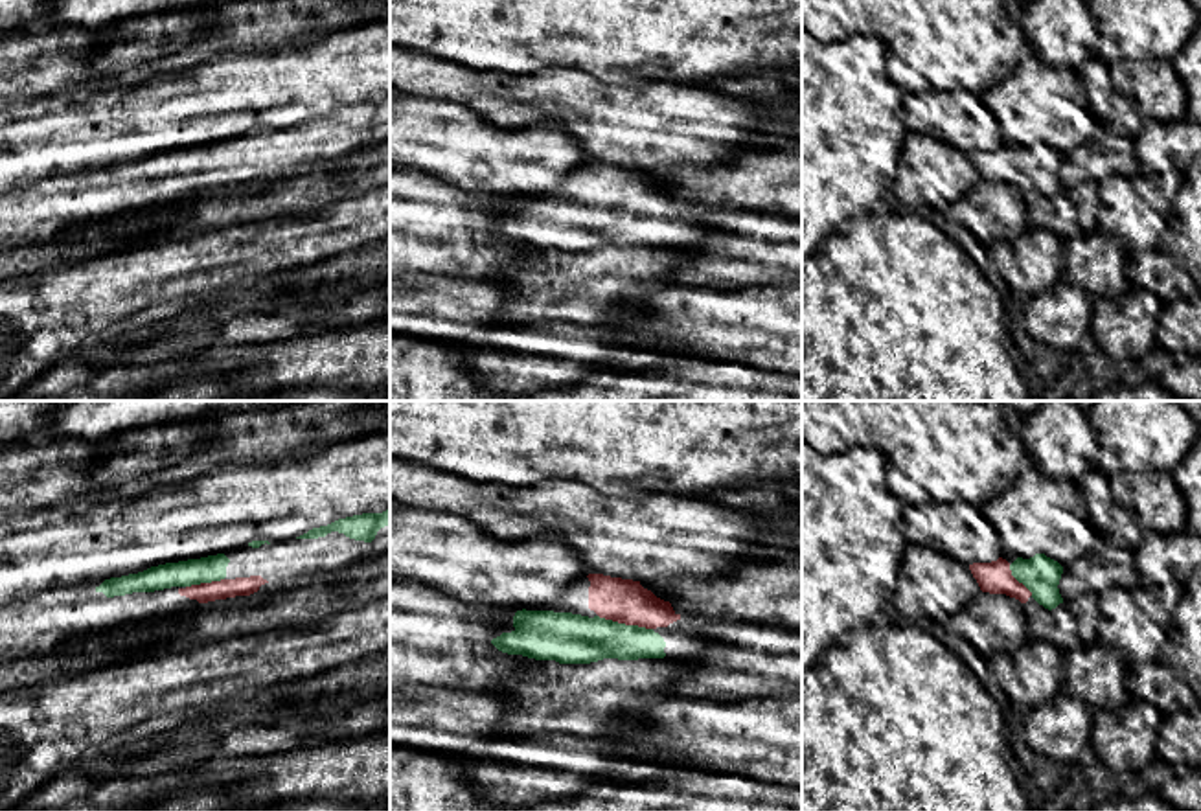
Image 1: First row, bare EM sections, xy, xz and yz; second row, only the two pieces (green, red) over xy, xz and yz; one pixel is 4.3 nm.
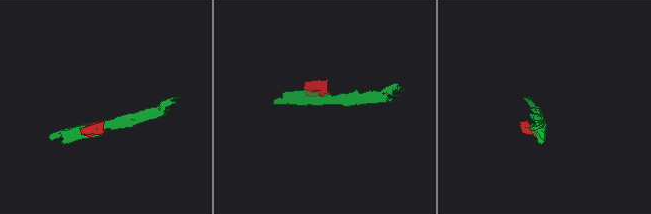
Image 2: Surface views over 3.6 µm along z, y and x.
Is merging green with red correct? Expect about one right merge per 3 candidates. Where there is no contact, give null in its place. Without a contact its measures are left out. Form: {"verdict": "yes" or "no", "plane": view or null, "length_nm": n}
{"verdict": "yes", "plane": "xz", "length_nm": 240}

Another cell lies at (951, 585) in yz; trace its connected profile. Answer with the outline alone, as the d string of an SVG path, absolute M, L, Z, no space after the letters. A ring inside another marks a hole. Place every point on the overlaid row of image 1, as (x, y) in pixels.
M912 543L905 548L899 577L907 577L916 585L925 583L931 598L949 616L962 611L980 592L969 566L945 557L936 548Z

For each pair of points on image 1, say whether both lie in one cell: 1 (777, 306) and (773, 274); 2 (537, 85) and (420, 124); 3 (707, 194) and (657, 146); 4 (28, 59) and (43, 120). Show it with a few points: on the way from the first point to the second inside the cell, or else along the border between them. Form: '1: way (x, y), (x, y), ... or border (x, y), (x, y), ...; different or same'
1: border (778, 282), (749, 284), (732, 291); different
2: border (425, 96), (458, 102), (506, 127); different
3: border (714, 166), (646, 170); different
4: border (80, 87), (19, 103); different

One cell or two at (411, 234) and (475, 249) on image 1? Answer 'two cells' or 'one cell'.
one cell

